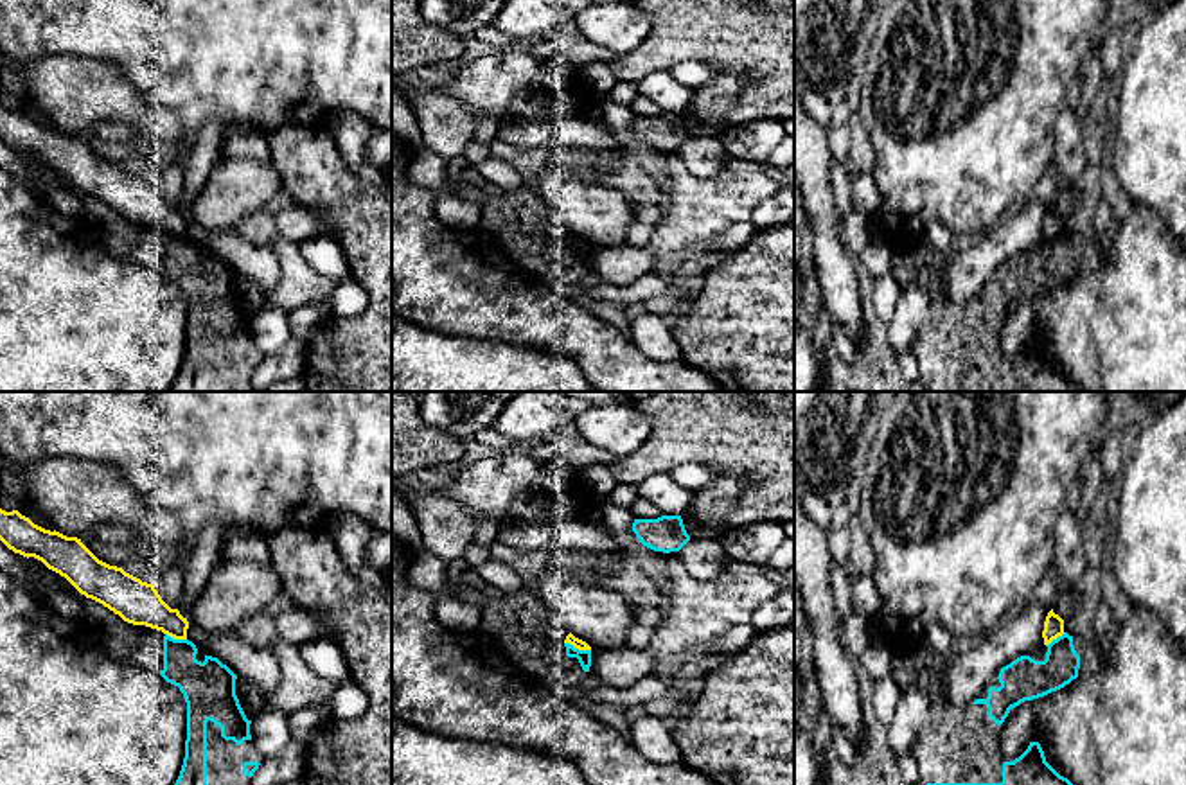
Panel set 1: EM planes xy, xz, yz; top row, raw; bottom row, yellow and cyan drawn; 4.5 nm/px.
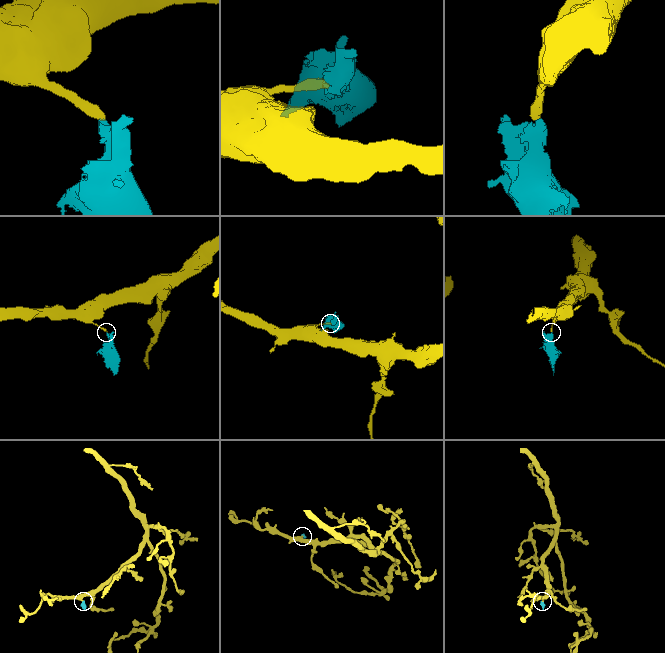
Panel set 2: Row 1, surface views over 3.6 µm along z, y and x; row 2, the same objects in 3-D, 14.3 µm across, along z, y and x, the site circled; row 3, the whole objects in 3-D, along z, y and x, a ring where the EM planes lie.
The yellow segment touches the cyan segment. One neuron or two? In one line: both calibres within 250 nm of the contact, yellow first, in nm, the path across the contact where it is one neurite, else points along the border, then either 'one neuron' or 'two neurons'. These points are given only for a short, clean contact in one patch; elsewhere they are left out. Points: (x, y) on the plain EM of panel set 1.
50/60 nm | two neurons

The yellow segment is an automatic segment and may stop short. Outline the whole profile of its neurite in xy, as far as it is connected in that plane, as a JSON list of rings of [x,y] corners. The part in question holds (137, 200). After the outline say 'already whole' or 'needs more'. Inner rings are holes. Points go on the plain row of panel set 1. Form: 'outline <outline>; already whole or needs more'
outline [[[0,106],[0,138],[14,151],[41,158],[81,192],[102,201],[124,219],[187,237],[187,216],[162,198],[155,181],[99,158],[81,137],[45,128],[18,108]]]; already whole

